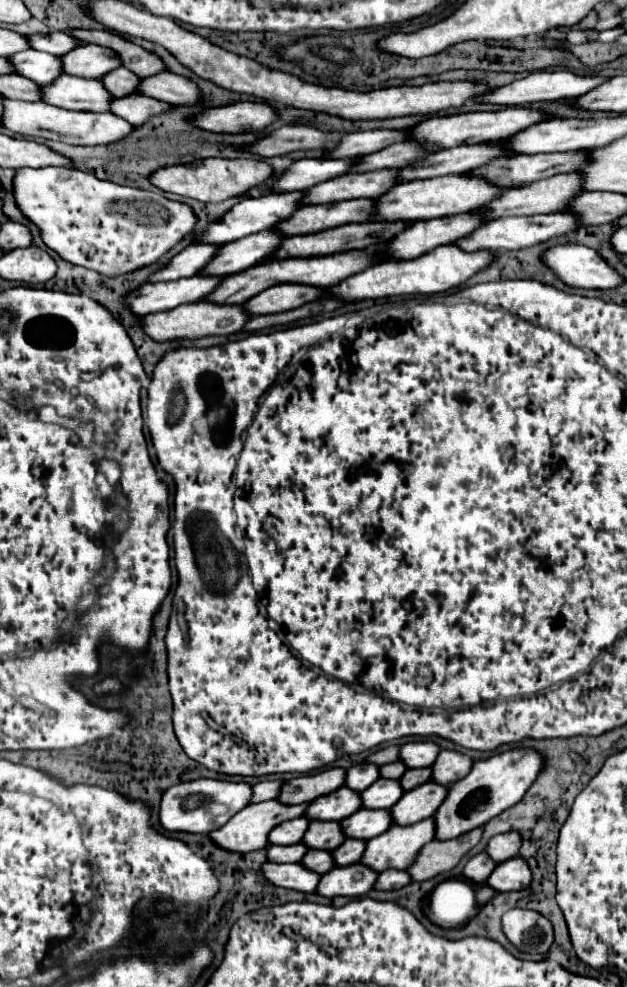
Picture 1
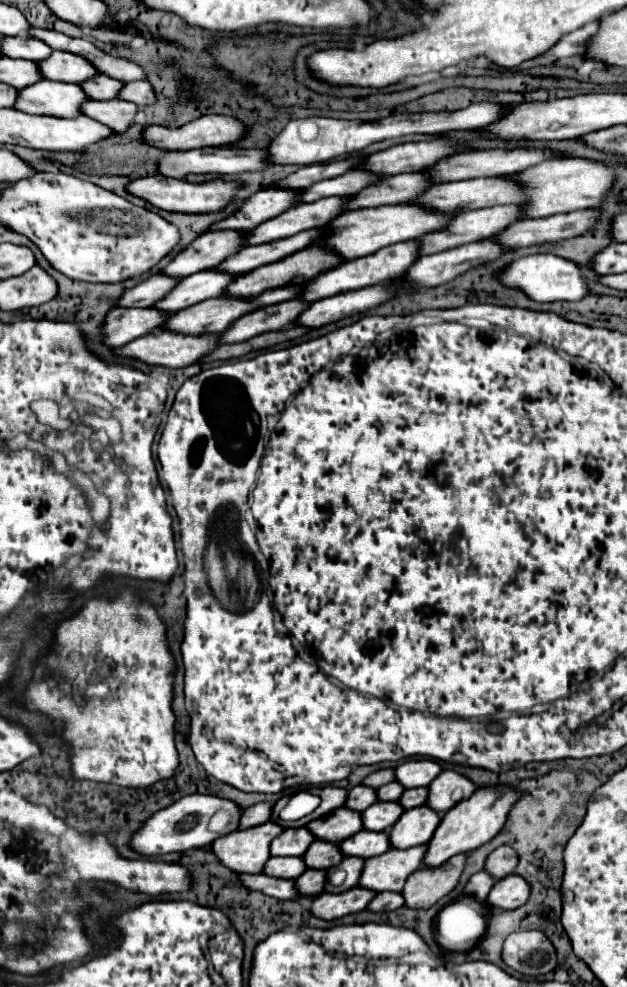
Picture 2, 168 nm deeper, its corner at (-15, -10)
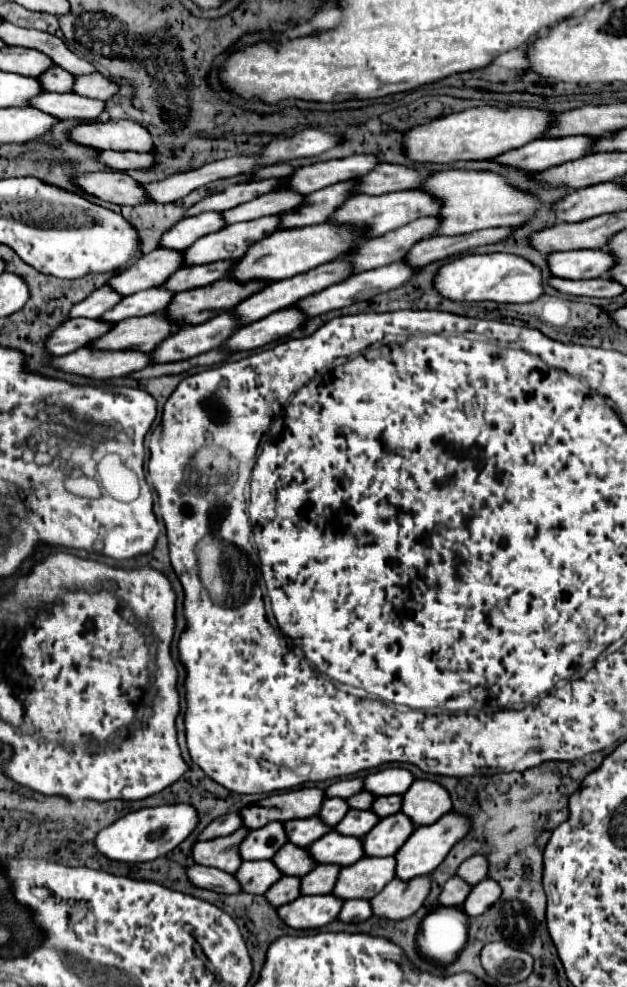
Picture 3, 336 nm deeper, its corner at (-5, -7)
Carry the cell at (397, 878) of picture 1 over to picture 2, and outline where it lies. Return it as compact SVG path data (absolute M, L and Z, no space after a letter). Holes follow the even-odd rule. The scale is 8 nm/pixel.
M384 891L384 893L378 893L372 903L368 905L370 911L394 911L394 909L400 909L404 905L404 897L402 893L392 893L392 891Z

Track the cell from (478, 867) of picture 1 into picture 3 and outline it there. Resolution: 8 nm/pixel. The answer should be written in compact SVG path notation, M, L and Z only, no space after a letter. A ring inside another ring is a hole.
M454 876L454 878L450 878L450 880L444 884L442 894L440 894L440 898L438 898L438 904L440 904L440 906L446 906L446 908L462 906L464 900L466 900L466 896L470 894L470 888L472 888L470 884L462 882L462 878Z

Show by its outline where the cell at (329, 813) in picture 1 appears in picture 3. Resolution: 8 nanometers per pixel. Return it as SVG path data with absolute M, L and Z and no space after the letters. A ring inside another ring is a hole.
M314 816L314 818L304 818L304 820L290 820L284 824L284 830L286 830L288 842L308 848L312 842L322 838L332 828L328 828L318 816Z

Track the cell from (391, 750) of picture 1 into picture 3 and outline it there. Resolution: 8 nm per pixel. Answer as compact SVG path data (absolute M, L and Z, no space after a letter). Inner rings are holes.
M348 778L348 780L338 780L326 788L326 798L350 798L362 790L362 780L360 778Z

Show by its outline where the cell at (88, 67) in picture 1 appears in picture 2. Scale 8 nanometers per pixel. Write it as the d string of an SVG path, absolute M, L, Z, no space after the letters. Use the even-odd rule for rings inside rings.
M54 51L48 59L40 61L38 67L44 79L62 81L62 83L84 83L100 75L100 71L88 59L66 51Z

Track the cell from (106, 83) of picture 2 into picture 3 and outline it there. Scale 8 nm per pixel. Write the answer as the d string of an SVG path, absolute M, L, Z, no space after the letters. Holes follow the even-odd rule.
M50 66L50 70L46 70L38 82L42 82L44 92L72 92L74 76L60 66Z

